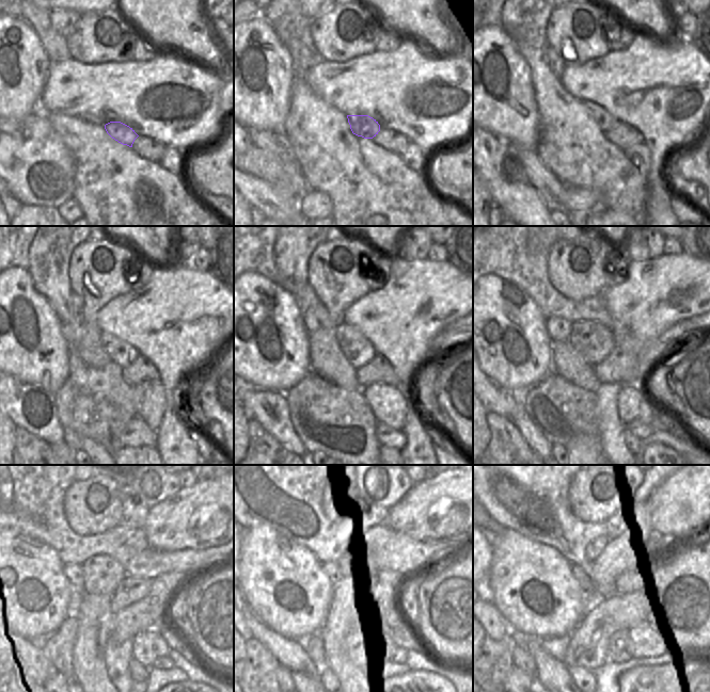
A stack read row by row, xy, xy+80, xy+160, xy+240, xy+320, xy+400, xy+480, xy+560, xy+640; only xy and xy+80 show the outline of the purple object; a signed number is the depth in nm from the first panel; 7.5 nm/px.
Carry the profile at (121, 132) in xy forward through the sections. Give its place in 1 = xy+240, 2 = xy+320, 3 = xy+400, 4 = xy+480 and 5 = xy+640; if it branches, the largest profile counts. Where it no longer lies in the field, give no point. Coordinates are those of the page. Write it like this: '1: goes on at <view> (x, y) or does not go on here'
1: goes on at xy+240 (121, 353)
2: goes on at xy+320 (358, 350)
3: goes on at xy+400 (593, 340)
4: goes on at xy+480 (104, 574)
5: goes on at xy+640 (595, 547)

